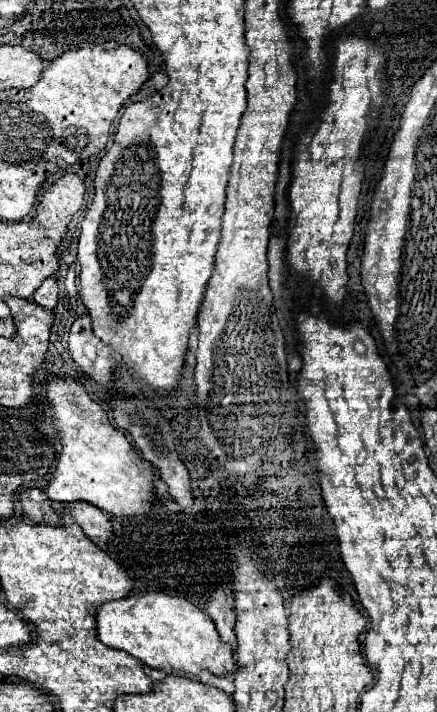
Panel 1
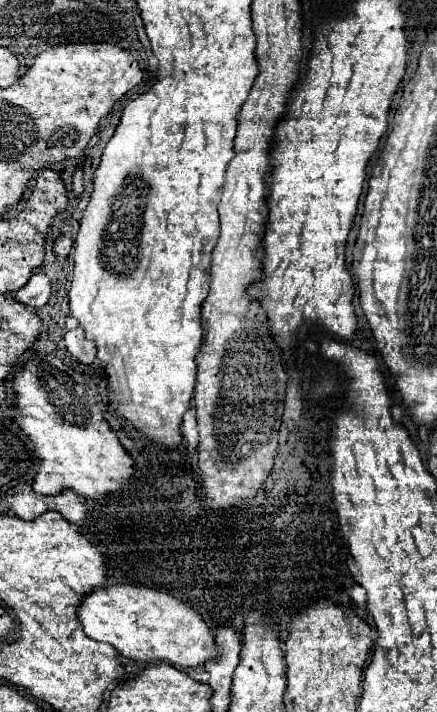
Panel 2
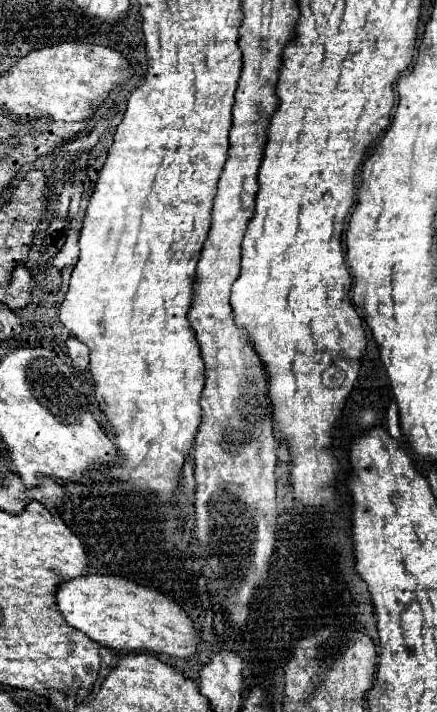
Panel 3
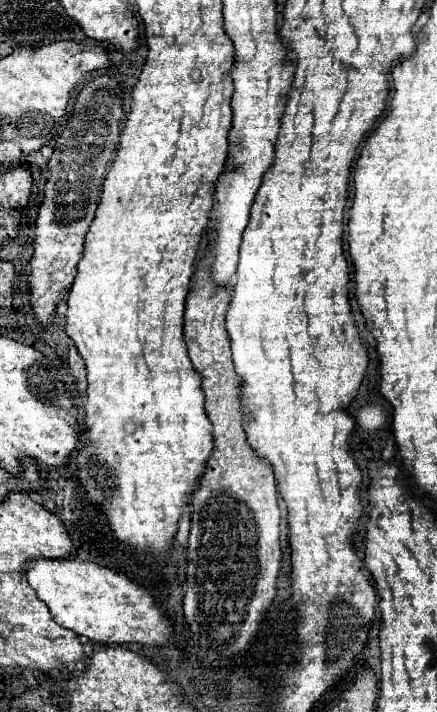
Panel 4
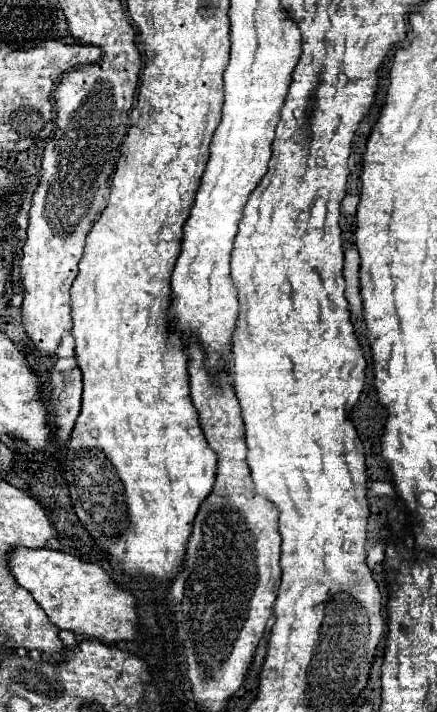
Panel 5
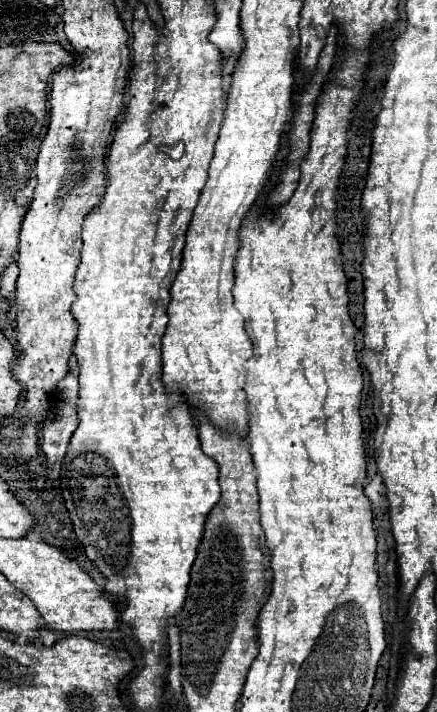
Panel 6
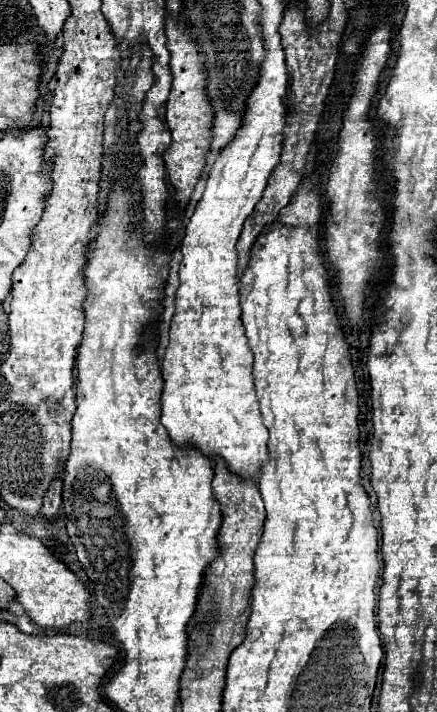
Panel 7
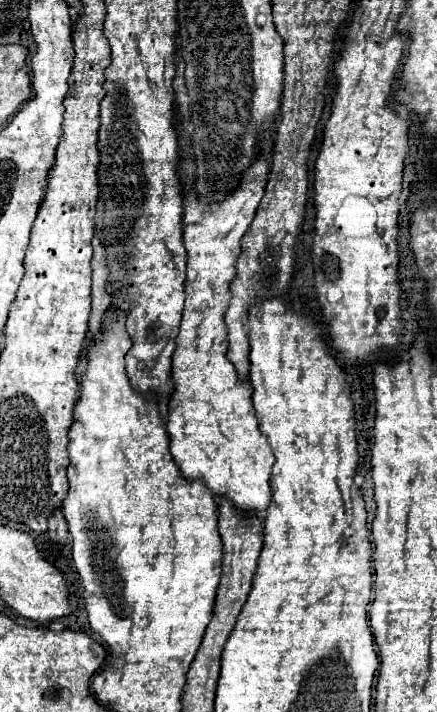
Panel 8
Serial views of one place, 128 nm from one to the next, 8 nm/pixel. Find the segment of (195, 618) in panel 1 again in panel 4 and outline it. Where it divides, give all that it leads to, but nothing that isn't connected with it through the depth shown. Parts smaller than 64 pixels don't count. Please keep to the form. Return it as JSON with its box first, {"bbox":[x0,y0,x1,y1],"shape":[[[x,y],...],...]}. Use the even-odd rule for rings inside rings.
{"bbox":[26,558,172,646],"shape":[[[38,558],[26,570],[26,580],[50,608],[56,624],[86,636],[94,644],[136,642],[164,646],[172,640],[172,622],[166,620],[166,614],[154,604],[154,598],[144,588],[110,568],[82,560]]]}

